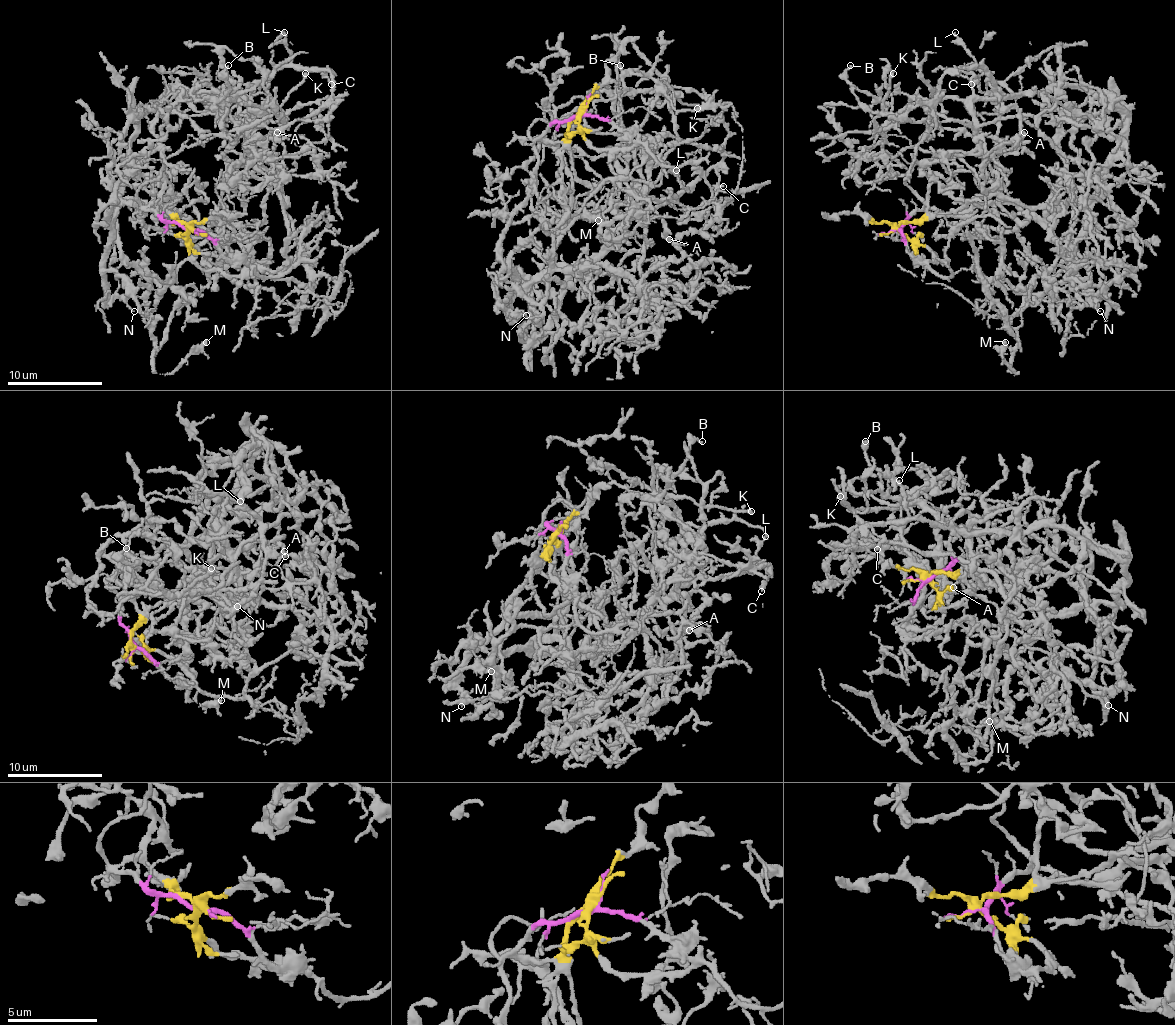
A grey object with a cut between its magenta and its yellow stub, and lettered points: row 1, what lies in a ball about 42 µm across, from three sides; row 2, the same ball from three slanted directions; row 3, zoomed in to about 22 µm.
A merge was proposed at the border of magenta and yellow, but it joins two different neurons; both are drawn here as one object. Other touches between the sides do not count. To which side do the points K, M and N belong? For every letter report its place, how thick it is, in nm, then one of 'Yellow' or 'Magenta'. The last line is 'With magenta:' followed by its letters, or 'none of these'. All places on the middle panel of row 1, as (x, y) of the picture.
K: Place: (697, 108). Thickness 280 nm. Magenta
M: Place: (598, 220). Thickness 190 nm. Magenta
N: Place: (526, 315). Thickness 120 nm. Magenta
With magenta: K, M, N

